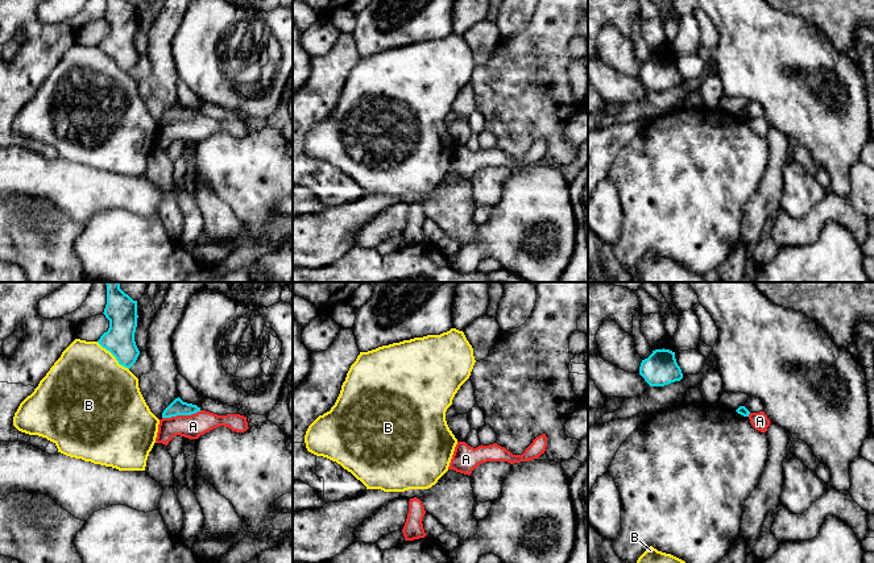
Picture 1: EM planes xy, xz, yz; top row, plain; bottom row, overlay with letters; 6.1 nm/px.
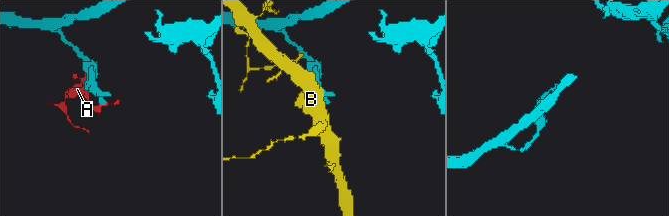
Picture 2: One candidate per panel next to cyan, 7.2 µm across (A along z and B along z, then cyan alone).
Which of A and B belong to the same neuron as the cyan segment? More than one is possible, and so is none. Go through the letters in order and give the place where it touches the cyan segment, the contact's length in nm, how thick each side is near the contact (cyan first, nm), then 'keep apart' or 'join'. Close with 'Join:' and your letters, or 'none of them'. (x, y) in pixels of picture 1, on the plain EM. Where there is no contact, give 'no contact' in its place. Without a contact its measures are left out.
A: xy (181, 119) | 240 nm | 100/150 nm | keep apart
B: xy (114, 59) | 260 nm | 180/480 nm | keep apart
Join: none of them

